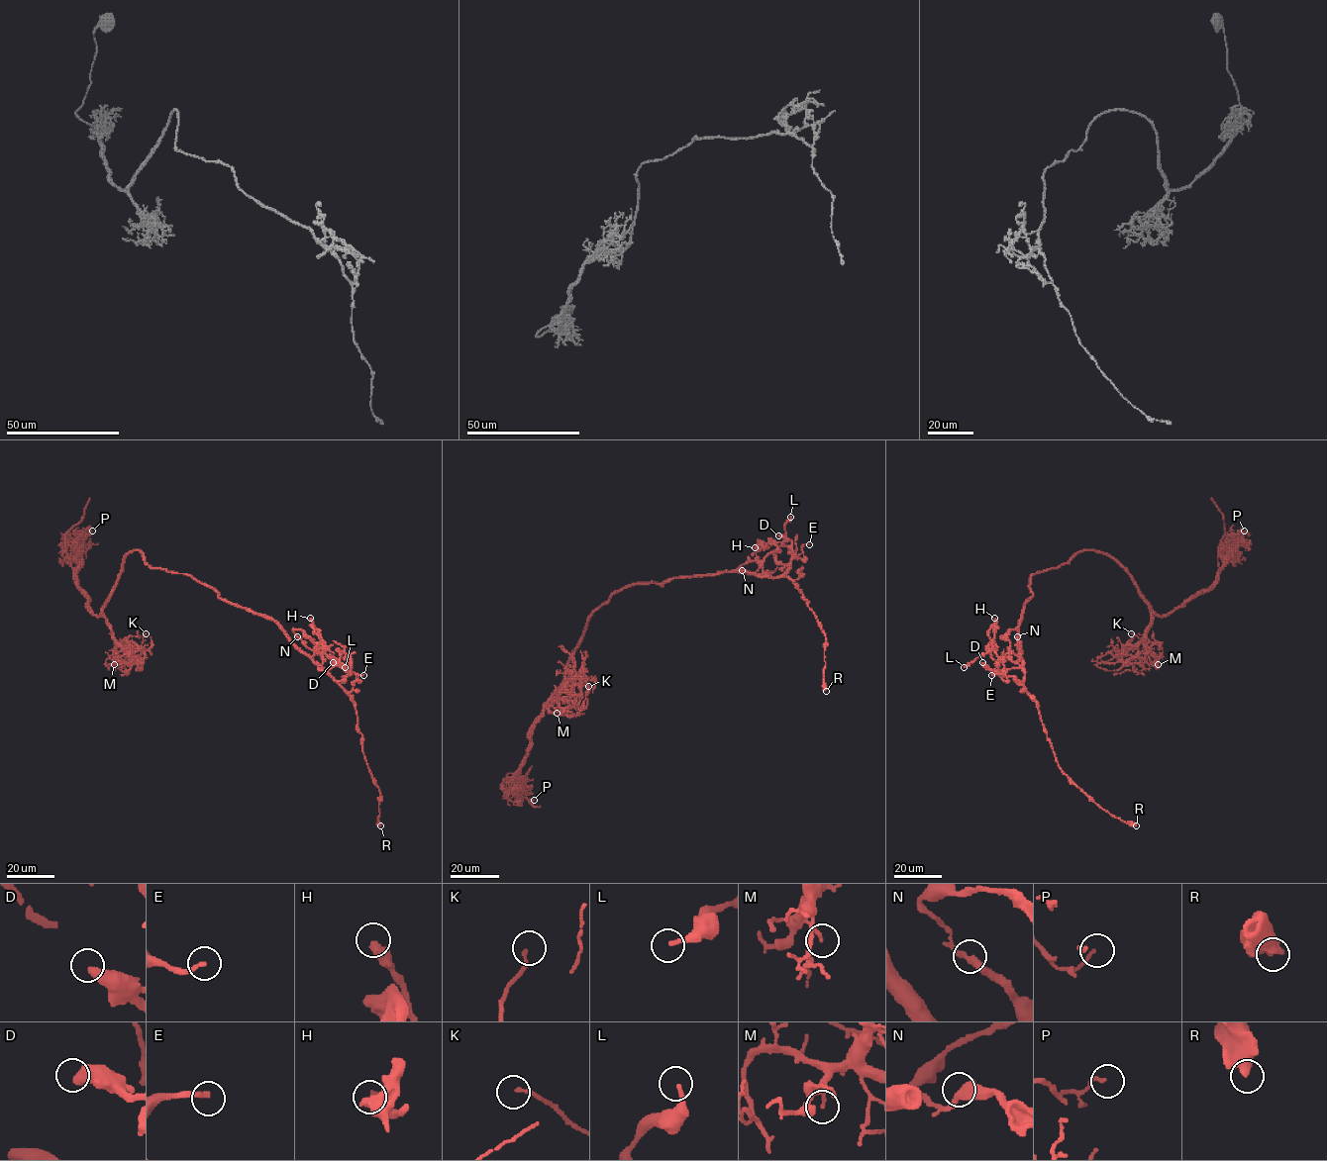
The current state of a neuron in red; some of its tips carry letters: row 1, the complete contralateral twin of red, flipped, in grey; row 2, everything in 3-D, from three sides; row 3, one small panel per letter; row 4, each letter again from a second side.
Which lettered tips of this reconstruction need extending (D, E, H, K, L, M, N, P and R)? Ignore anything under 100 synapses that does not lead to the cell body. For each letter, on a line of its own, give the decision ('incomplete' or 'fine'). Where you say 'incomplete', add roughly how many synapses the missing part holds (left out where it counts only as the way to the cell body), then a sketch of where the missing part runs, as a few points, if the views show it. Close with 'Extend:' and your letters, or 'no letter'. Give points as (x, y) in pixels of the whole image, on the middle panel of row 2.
D: fine
E: fine
H: fine
K: fine
L: fine
M: fine
N: fine
P: fine
R: fine
Extend: no letter

